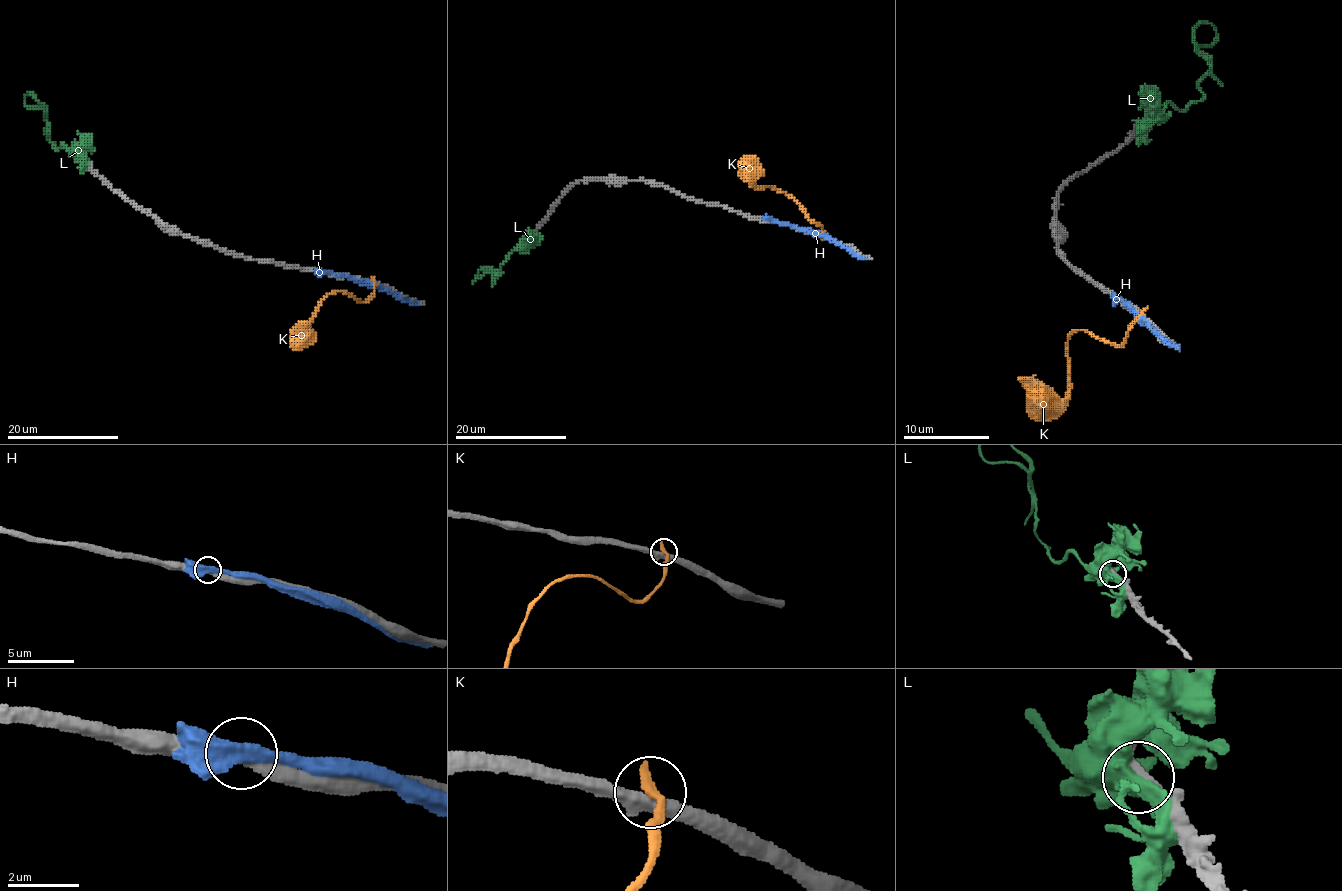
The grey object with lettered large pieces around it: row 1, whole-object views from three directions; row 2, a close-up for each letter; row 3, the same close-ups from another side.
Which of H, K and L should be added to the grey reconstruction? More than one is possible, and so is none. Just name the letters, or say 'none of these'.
none of these

